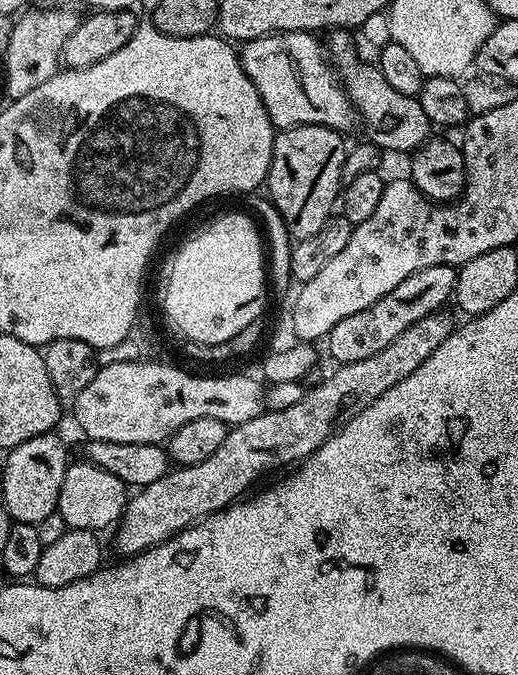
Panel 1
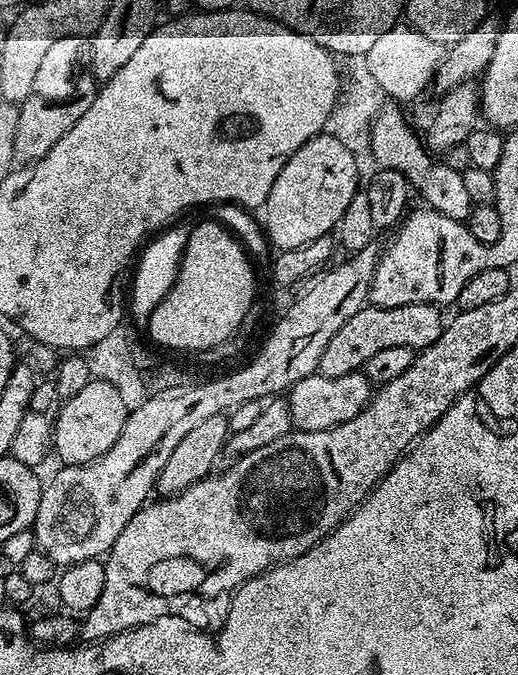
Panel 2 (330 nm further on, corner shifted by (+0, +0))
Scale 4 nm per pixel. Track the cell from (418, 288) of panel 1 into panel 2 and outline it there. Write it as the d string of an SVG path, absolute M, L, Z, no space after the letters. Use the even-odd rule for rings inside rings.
M435 303L407 304L393 308L377 308L365 306L330 338L326 350L322 350L322 358L318 369L319 375L338 378L342 374L359 372L365 362L378 354L378 350L387 350L390 346L410 346L413 350L428 348L444 332L445 317L440 317L441 309Z

